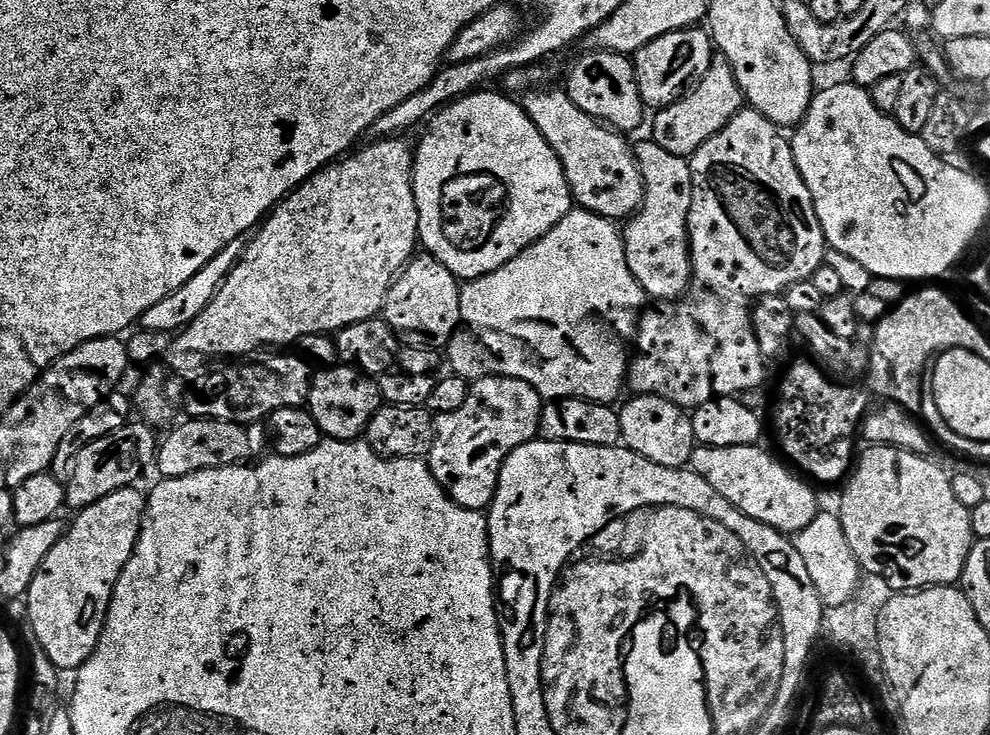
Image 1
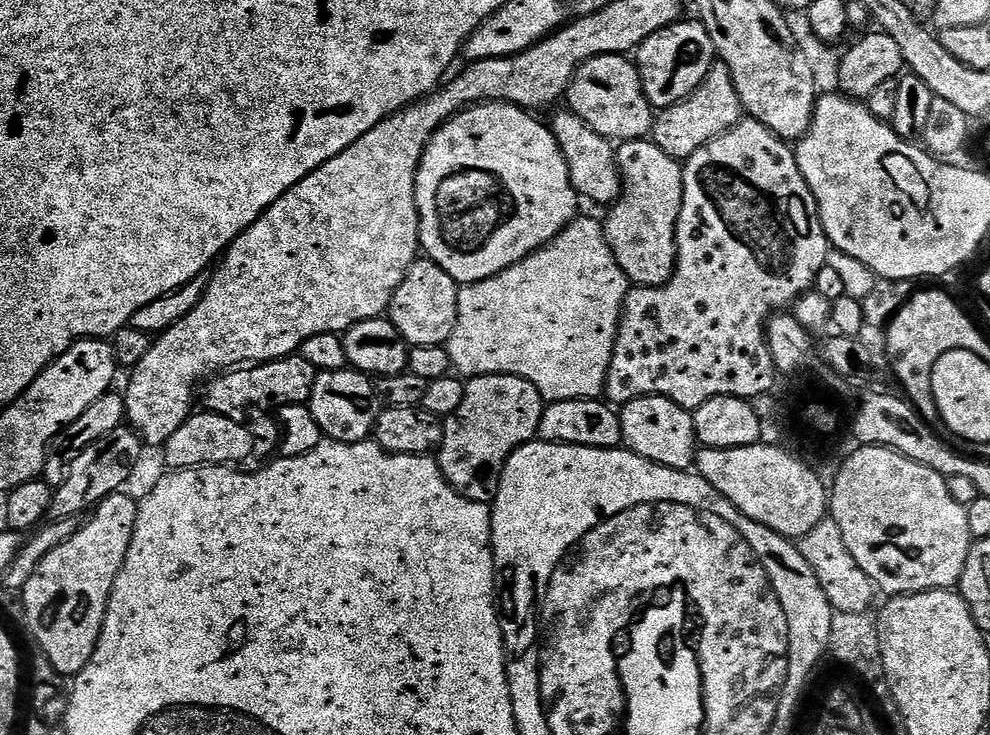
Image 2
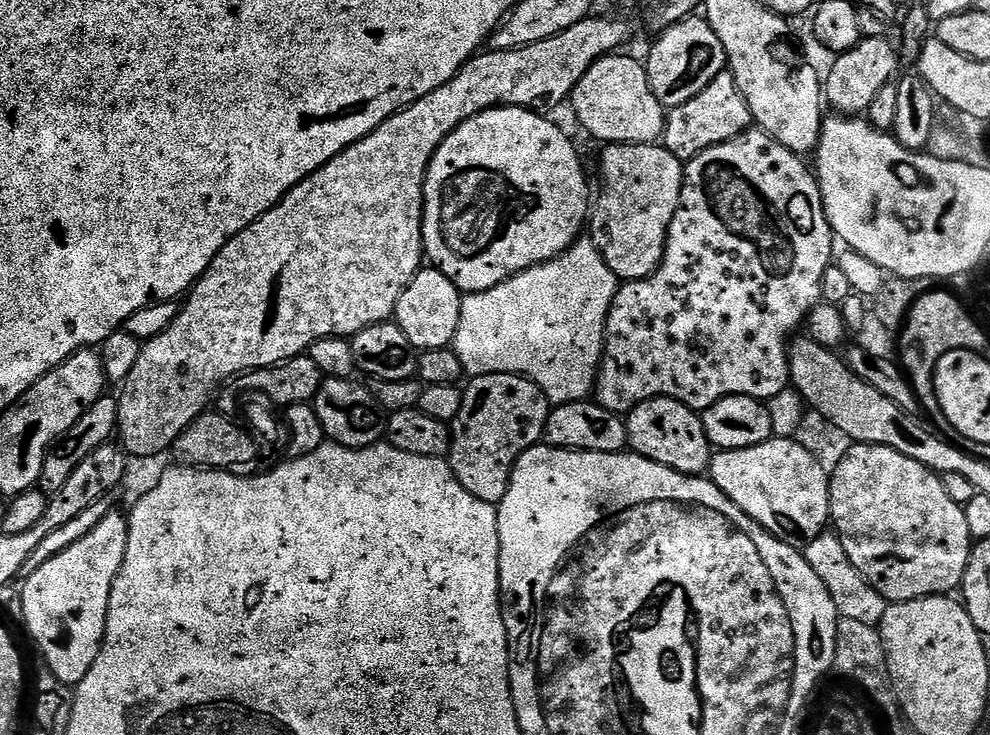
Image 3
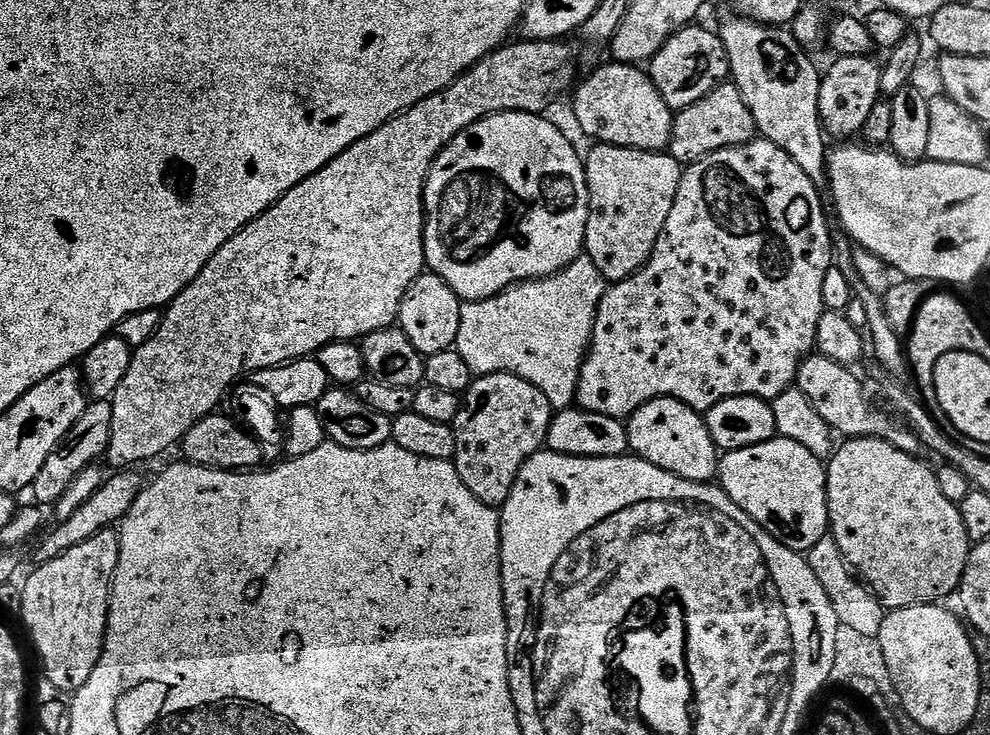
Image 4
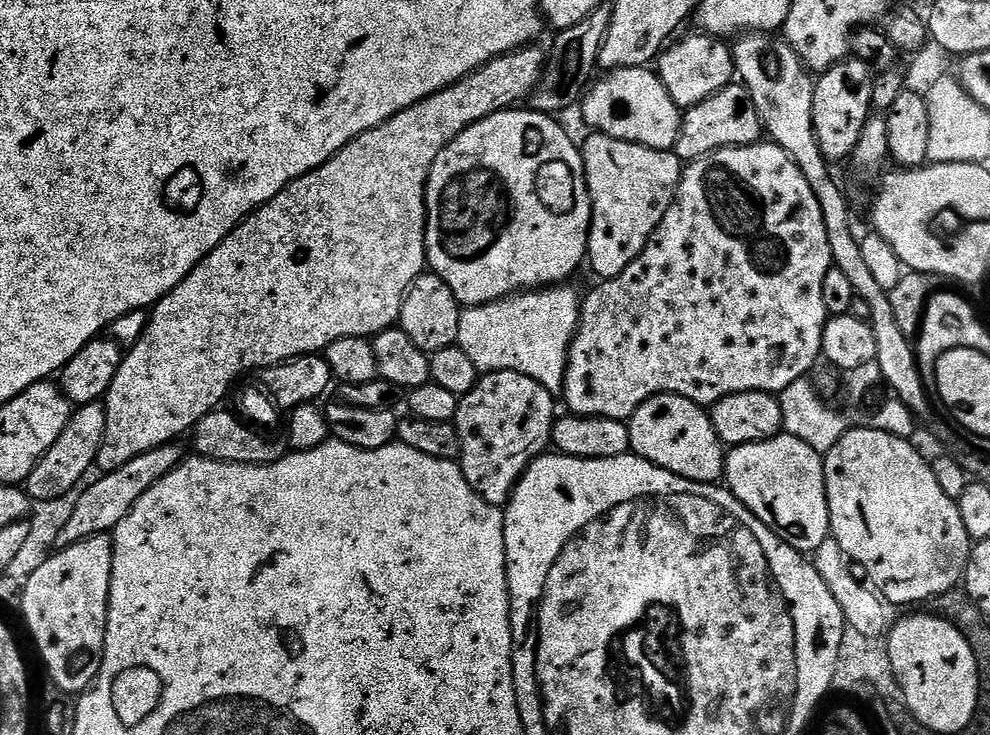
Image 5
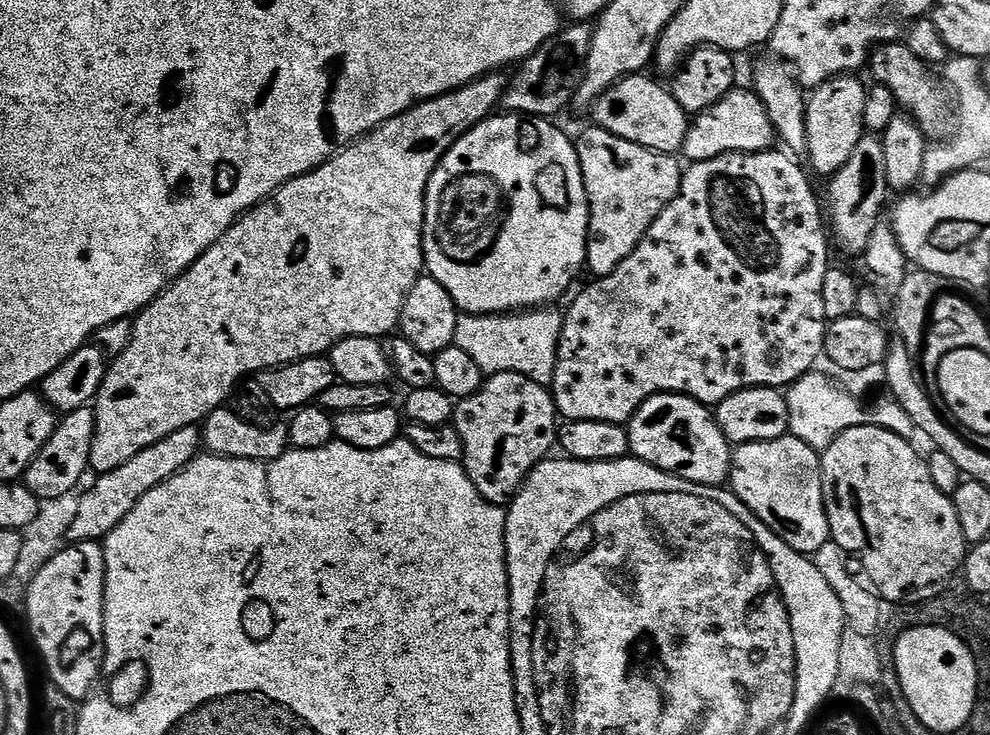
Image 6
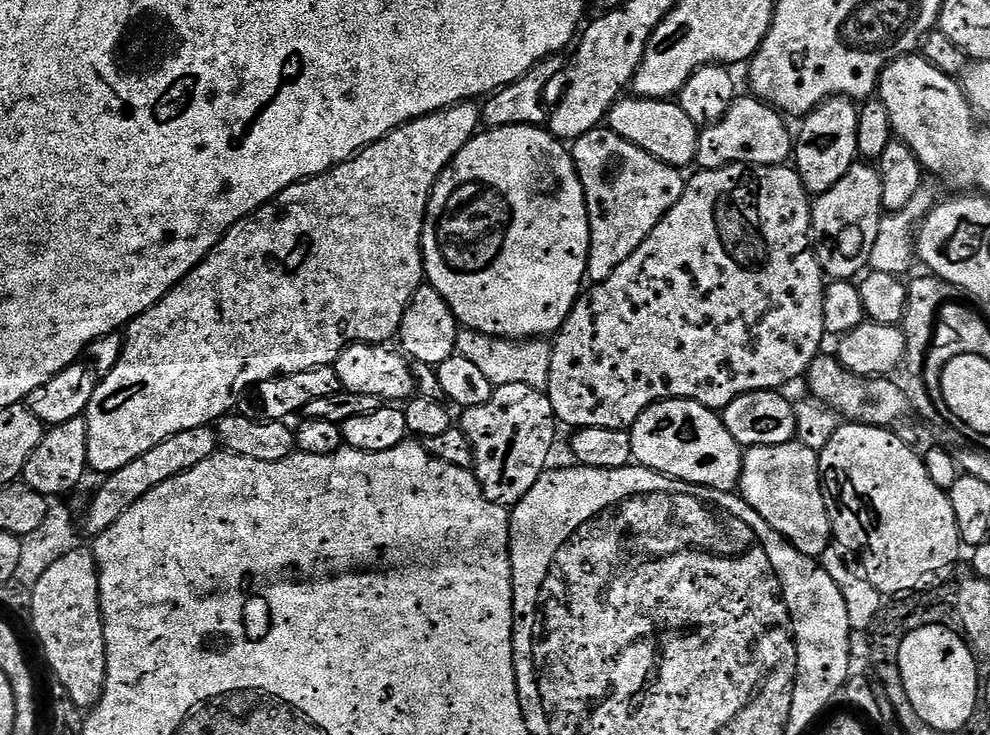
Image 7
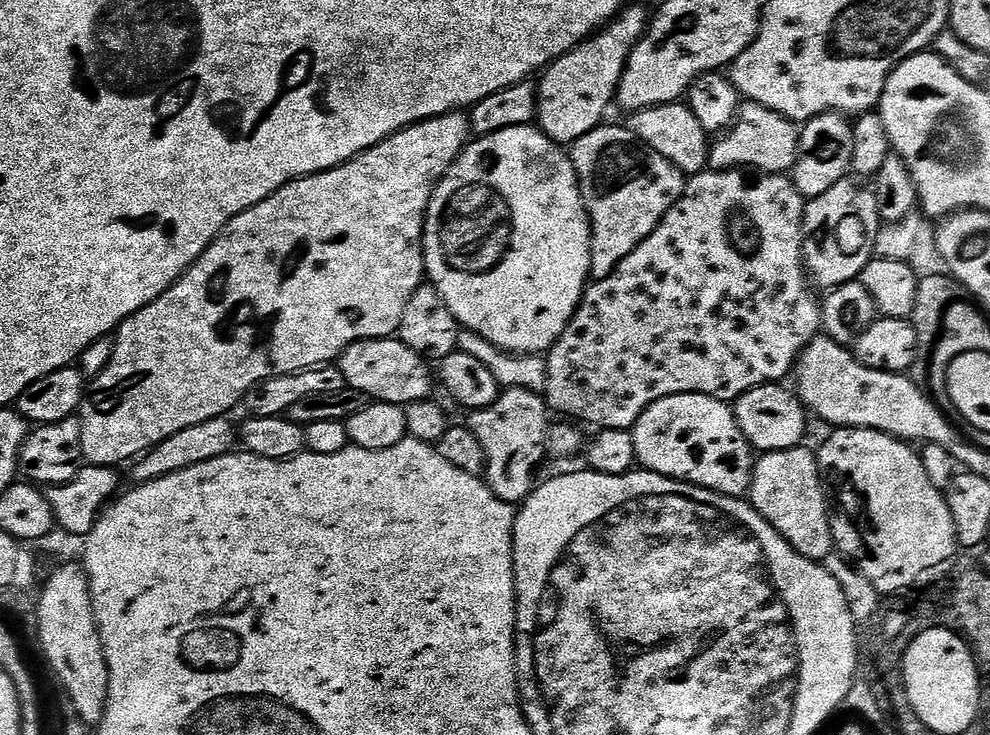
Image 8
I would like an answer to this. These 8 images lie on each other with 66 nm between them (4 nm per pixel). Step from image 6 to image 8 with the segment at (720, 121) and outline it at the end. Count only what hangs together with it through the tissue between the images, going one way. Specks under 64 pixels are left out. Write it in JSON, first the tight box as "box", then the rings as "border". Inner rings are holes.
{"box":[708,103,800,174],"border":[[[741,103],[735,124],[719,137],[708,150],[708,168],[713,172],[755,170],[760,174],[791,173],[800,141],[797,121],[788,120],[782,114],[761,104]]]}

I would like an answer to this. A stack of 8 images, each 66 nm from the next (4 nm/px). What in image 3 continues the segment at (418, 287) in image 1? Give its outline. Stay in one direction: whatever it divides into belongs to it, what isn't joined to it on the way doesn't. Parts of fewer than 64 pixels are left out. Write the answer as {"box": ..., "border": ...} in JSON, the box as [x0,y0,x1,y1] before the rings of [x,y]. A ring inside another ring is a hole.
{"box":[394,266,462,350],"border":[[[424,266],[417,272],[410,286],[402,290],[402,298],[398,298],[394,323],[400,327],[402,334],[406,334],[406,338],[410,338],[410,342],[417,350],[447,348],[455,341],[461,314],[462,293],[460,289],[454,286],[454,282],[450,282],[450,278],[446,278],[446,274],[442,274],[434,267]]]}

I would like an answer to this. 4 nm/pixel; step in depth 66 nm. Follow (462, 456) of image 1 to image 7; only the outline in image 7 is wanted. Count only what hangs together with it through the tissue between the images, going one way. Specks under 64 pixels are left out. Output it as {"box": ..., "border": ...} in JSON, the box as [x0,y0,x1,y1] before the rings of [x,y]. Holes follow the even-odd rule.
{"box":[458,384,558,509],"border":[[[502,384],[492,389],[490,402],[482,402],[482,406],[465,408],[459,413],[458,426],[470,438],[470,446],[474,446],[474,462],[476,467],[476,480],[482,486],[482,494],[494,506],[502,506],[513,509],[530,489],[534,482],[549,467],[548,459],[552,456],[552,447],[556,444],[556,428],[558,421],[554,414],[554,406],[550,406],[550,398],[547,391],[534,386],[522,386],[521,384]]]}

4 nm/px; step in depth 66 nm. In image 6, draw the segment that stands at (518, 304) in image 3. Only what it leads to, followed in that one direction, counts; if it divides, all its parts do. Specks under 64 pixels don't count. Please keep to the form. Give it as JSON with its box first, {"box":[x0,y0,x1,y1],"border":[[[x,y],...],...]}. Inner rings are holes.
{"box":[456,310,564,385],"border":[[[532,310],[527,314],[488,314],[483,318],[461,319],[456,329],[456,344],[478,362],[478,366],[496,376],[502,370],[522,374],[534,382],[551,385],[556,370],[556,355],[564,318],[558,311]]]}

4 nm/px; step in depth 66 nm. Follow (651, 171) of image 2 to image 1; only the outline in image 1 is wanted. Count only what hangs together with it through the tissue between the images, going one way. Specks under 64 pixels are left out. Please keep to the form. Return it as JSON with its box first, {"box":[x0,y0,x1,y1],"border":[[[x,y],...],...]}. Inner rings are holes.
{"box":[622,138,692,302],"border":[[[650,138],[635,141],[634,151],[644,183],[644,200],[639,210],[632,213],[622,228],[626,262],[630,266],[630,274],[634,274],[634,278],[642,286],[645,297],[652,299],[653,296],[653,301],[656,302],[675,302],[687,293],[692,283],[692,248],[688,244],[692,166],[685,157],[670,154],[670,150],[662,150],[662,146],[658,146]]]}

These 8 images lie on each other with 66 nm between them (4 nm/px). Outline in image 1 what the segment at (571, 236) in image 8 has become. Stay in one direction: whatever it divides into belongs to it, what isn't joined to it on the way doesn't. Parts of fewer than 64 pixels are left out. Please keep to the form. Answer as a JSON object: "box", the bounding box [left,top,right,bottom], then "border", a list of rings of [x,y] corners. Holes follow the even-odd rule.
{"box":[412,90,574,282],"border":[[[486,90],[470,92],[439,109],[427,121],[426,127],[423,129],[423,131],[425,130],[424,137],[421,138],[420,145],[418,143],[415,145],[412,162],[412,185],[416,195],[418,222],[420,223],[419,243],[427,255],[442,262],[442,266],[446,266],[446,270],[453,272],[457,280],[461,282],[477,280],[506,266],[506,262],[518,258],[518,254],[522,254],[522,250],[526,250],[531,244],[538,242],[538,238],[542,238],[547,232],[554,230],[554,226],[558,226],[558,222],[562,222],[562,218],[566,218],[566,214],[573,211],[574,208],[572,191],[566,182],[562,162],[558,158],[558,154],[554,154],[550,142],[546,142],[546,138],[542,138],[538,126],[534,126],[534,122],[517,101],[516,104],[512,101],[515,99],[511,95],[505,94],[503,91],[500,91],[501,93],[484,91]]]}

